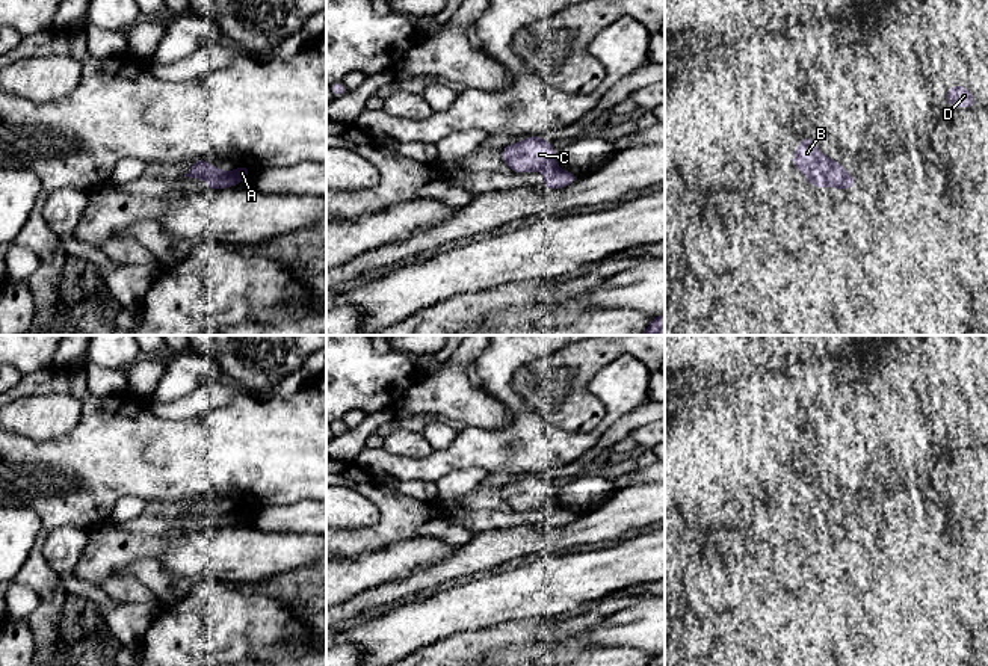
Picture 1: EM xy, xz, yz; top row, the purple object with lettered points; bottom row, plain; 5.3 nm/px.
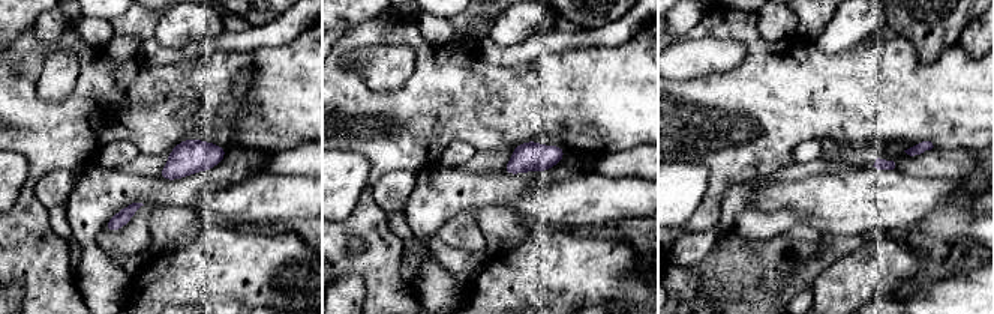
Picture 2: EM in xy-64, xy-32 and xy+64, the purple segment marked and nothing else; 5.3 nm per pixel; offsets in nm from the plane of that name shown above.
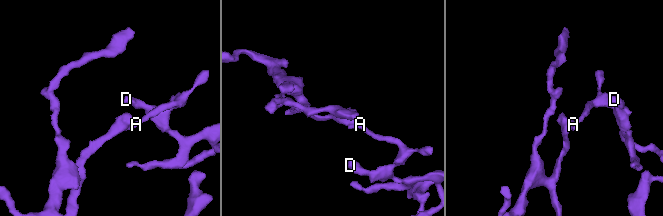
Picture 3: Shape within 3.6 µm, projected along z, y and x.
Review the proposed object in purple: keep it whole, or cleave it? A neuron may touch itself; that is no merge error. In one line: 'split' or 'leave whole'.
split

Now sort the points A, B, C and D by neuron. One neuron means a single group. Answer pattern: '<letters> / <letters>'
A D / B C

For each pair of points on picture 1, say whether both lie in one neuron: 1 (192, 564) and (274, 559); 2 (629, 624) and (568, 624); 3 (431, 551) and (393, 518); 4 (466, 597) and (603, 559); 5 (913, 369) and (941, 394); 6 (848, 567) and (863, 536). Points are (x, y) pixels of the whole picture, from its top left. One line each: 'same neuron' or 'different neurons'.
1: same neuron
2: different neurons
3: different neurons
4: same neuron
5: different neurons
6: same neuron

